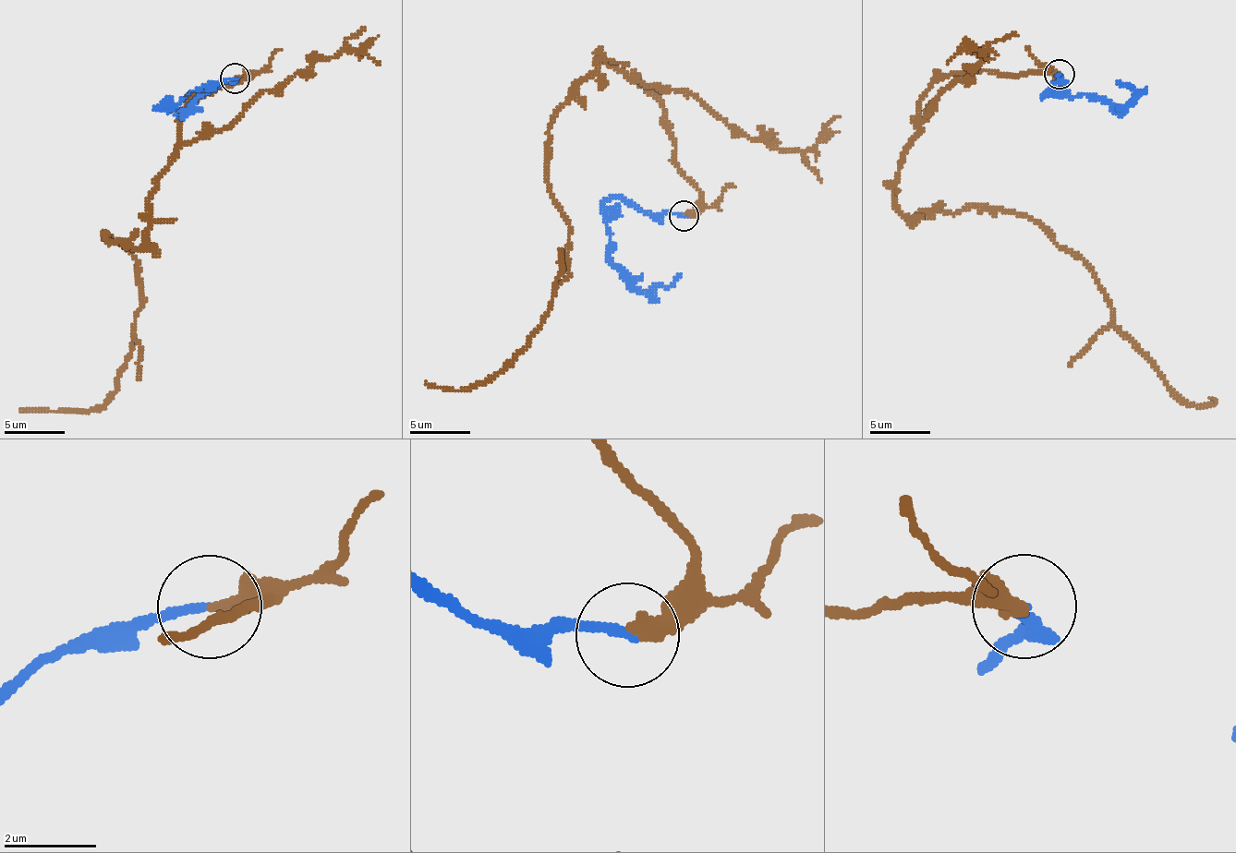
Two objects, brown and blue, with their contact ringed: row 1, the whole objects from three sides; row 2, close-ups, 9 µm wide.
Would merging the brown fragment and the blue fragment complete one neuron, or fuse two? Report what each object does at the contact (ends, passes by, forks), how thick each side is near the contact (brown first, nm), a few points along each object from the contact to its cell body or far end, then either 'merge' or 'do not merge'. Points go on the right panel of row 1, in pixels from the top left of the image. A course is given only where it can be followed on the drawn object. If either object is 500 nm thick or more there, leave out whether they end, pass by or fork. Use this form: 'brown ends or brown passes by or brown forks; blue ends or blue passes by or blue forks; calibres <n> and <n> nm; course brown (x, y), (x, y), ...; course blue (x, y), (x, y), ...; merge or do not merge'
brown ends; blue ends; calibres 340 and 200 nm; course brown (1060, 75), (942, 74), (920, 102), (896, 205), (1025, 213), (1072, 249), (1111, 323), (1181, 401), (1209, 398); course blue (1060, 75), (1060, 79), (1047, 92), (1070, 97), (1105, 97), (1124, 105), (1135, 95), (1133, 90), (1117, 81); merge

